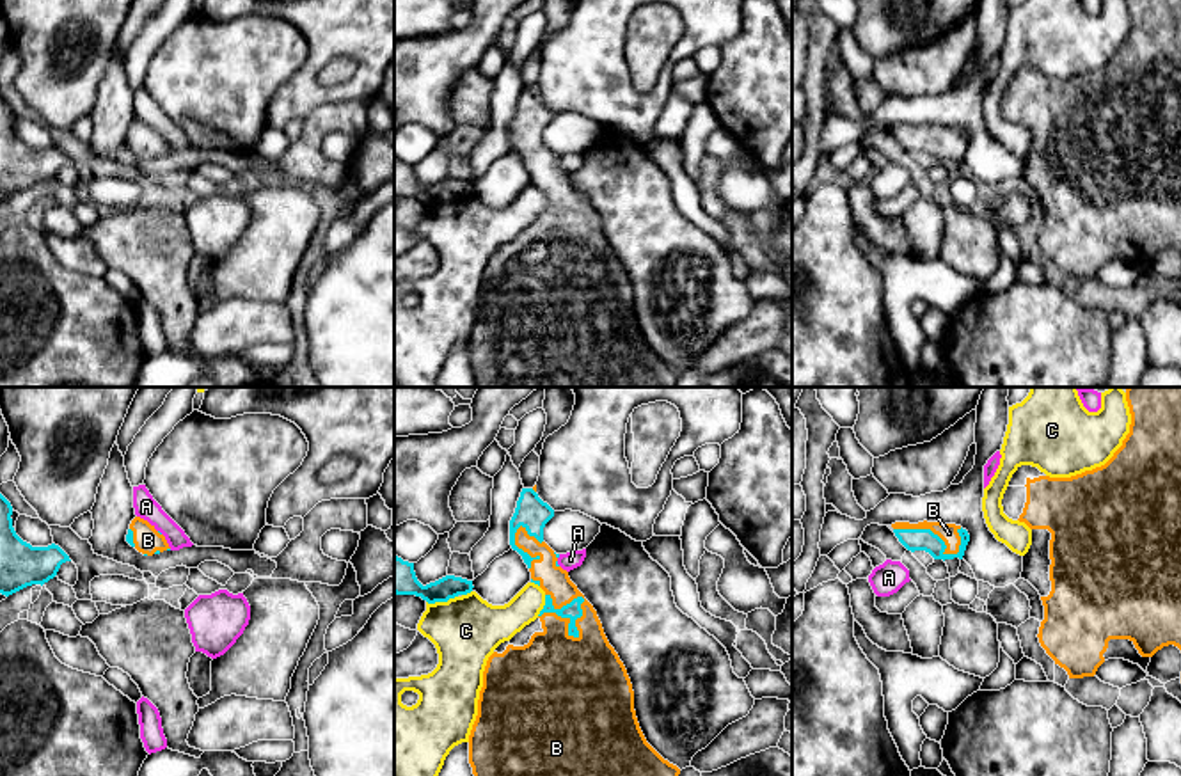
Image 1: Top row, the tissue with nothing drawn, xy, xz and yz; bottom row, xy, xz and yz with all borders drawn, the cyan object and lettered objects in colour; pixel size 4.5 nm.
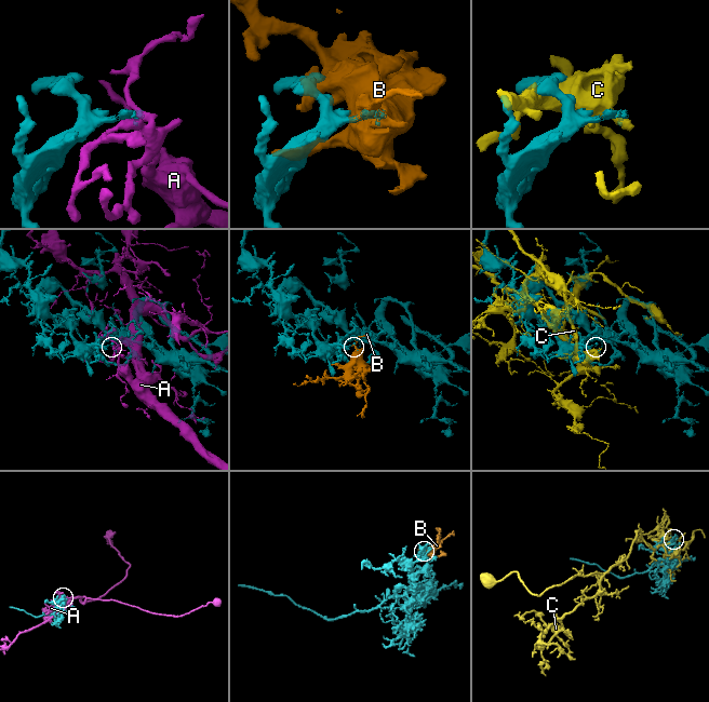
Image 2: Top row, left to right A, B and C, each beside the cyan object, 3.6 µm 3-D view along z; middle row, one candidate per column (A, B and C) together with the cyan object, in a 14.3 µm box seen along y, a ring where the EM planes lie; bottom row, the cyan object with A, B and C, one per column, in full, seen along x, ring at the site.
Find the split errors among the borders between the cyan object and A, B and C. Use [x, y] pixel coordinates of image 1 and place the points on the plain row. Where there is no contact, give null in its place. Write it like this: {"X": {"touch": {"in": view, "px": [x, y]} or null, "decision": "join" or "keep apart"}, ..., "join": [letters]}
{"A": {"touch": {"in": "xz", "px": [556, 166]}, "decision": "keep apart"}, "B": {"touch": {"in": "xz", "px": [563, 219]}, "decision": "join"}, "C": {"touch": {"in": "xz", "px": [441, 203]}, "decision": "keep apart"}, "join": ["B"]}

